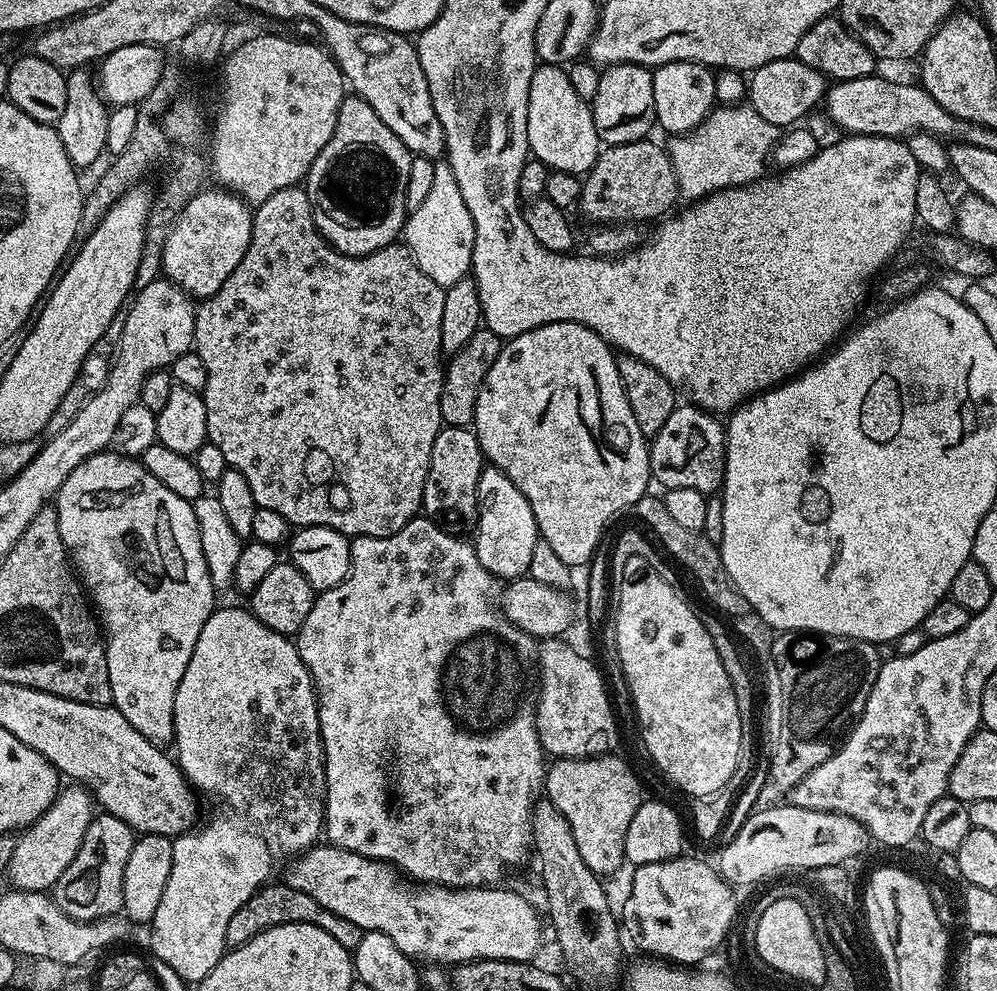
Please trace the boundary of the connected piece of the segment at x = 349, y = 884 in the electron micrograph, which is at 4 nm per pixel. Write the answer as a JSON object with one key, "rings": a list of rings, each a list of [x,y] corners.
{"rings":[[[327,842],[317,843],[308,849],[307,852],[301,852],[288,864],[282,876],[283,883],[288,884],[294,890],[302,890],[302,894],[310,894],[310,898],[314,898],[314,902],[318,902],[318,906],[322,906],[326,910],[330,910],[332,914],[338,914],[340,918],[346,918],[349,922],[354,922],[354,926],[364,929],[365,932],[381,932],[386,934],[386,938],[390,938],[390,942],[394,942],[394,946],[398,946],[398,950],[402,950],[402,954],[411,956],[417,961],[435,962],[440,966],[455,966],[457,964],[467,964],[470,960],[518,960],[521,962],[532,962],[537,959],[536,955],[540,952],[540,947],[544,944],[544,928],[546,932],[546,924],[536,913],[536,908],[523,896],[520,892],[511,892],[508,888],[500,888],[504,886],[481,886],[479,888],[445,888],[442,884],[421,884],[413,883],[411,879],[405,878],[391,864],[383,864],[380,860],[371,860],[362,854],[354,854],[345,848],[335,848],[333,844]]]}

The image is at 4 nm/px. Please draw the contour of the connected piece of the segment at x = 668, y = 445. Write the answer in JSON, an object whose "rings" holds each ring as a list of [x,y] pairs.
{"rings":[[[684,402],[676,407],[670,414],[669,424],[662,426],[658,434],[651,437],[648,457],[652,463],[652,480],[655,483],[664,484],[665,489],[685,488],[686,490],[698,490],[705,494],[719,493],[724,486],[724,459],[726,458],[726,428],[720,424],[715,415],[704,411],[703,408],[691,403]]]}

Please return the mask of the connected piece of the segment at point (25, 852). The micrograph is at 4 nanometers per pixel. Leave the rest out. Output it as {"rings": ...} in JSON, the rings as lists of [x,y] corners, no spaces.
{"rings":[[[61,787],[56,801],[33,824],[23,829],[17,839],[6,873],[6,879],[12,883],[9,885],[22,892],[48,892],[55,889],[58,878],[62,878],[62,870],[74,862],[74,854],[78,854],[78,846],[82,846],[82,838],[94,818],[92,808],[94,797],[87,788]]]}

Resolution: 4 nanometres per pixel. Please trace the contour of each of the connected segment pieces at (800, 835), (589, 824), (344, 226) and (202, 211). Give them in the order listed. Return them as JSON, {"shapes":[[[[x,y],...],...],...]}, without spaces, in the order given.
{"shapes":[[[[786,802],[782,806],[763,808],[748,816],[738,834],[722,846],[716,861],[717,872],[733,886],[754,884],[794,865],[806,869],[843,865],[870,844],[865,828],[848,815],[794,807]]],[[[617,754],[603,756],[588,756],[584,760],[557,759],[556,764],[547,769],[543,791],[553,806],[570,822],[570,834],[574,834],[574,842],[578,842],[578,854],[582,854],[582,862],[590,866],[590,870],[601,878],[608,878],[611,872],[616,872],[620,864],[625,863],[624,843],[630,820],[638,810],[642,795],[640,795],[640,780],[632,773],[632,768]]],[[[355,94],[345,95],[342,106],[338,106],[334,134],[330,134],[330,142],[322,146],[322,154],[314,158],[306,177],[306,191],[316,229],[336,251],[347,256],[365,256],[382,250],[403,233],[404,221],[410,211],[406,206],[406,186],[410,182],[412,157],[413,153],[409,152],[402,138],[374,114],[370,102]]],[[[227,190],[216,191],[220,192],[197,191],[190,195],[188,205],[163,237],[164,253],[160,256],[163,275],[193,298],[213,296],[220,289],[222,282],[234,274],[234,266],[242,262],[252,237],[253,209]]]]}

